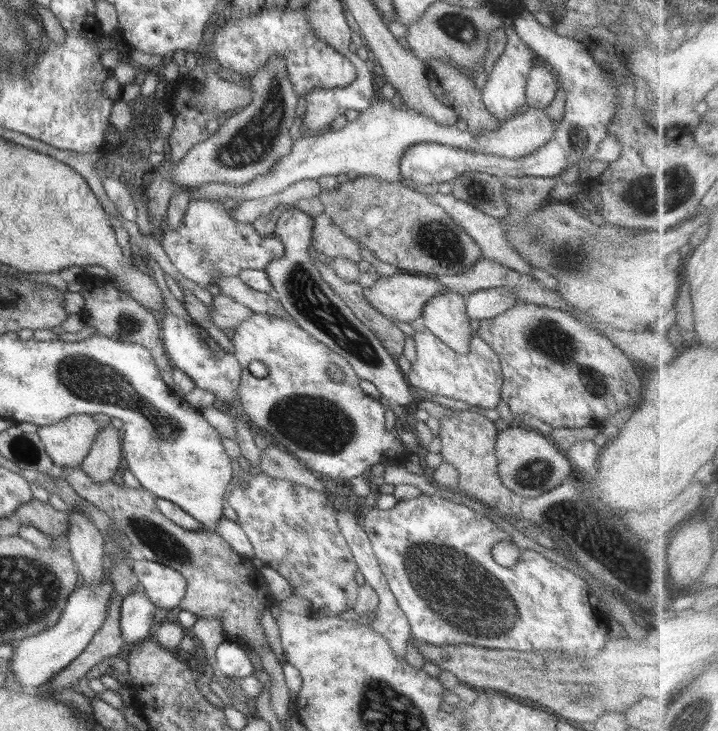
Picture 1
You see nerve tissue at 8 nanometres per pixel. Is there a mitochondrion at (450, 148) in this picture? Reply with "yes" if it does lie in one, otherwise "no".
no

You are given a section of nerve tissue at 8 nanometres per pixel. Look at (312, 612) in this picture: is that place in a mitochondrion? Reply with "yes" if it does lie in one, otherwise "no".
no

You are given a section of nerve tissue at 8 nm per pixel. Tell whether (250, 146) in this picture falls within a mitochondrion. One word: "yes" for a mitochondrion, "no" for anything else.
yes

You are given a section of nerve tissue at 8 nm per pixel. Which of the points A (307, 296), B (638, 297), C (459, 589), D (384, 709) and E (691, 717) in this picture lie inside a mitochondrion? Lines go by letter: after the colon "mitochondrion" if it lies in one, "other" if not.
A: mitochondrion
B: other
C: mitochondrion
D: mitochondrion
E: mitochondrion

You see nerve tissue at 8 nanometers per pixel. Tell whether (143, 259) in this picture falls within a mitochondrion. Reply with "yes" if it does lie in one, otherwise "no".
no

